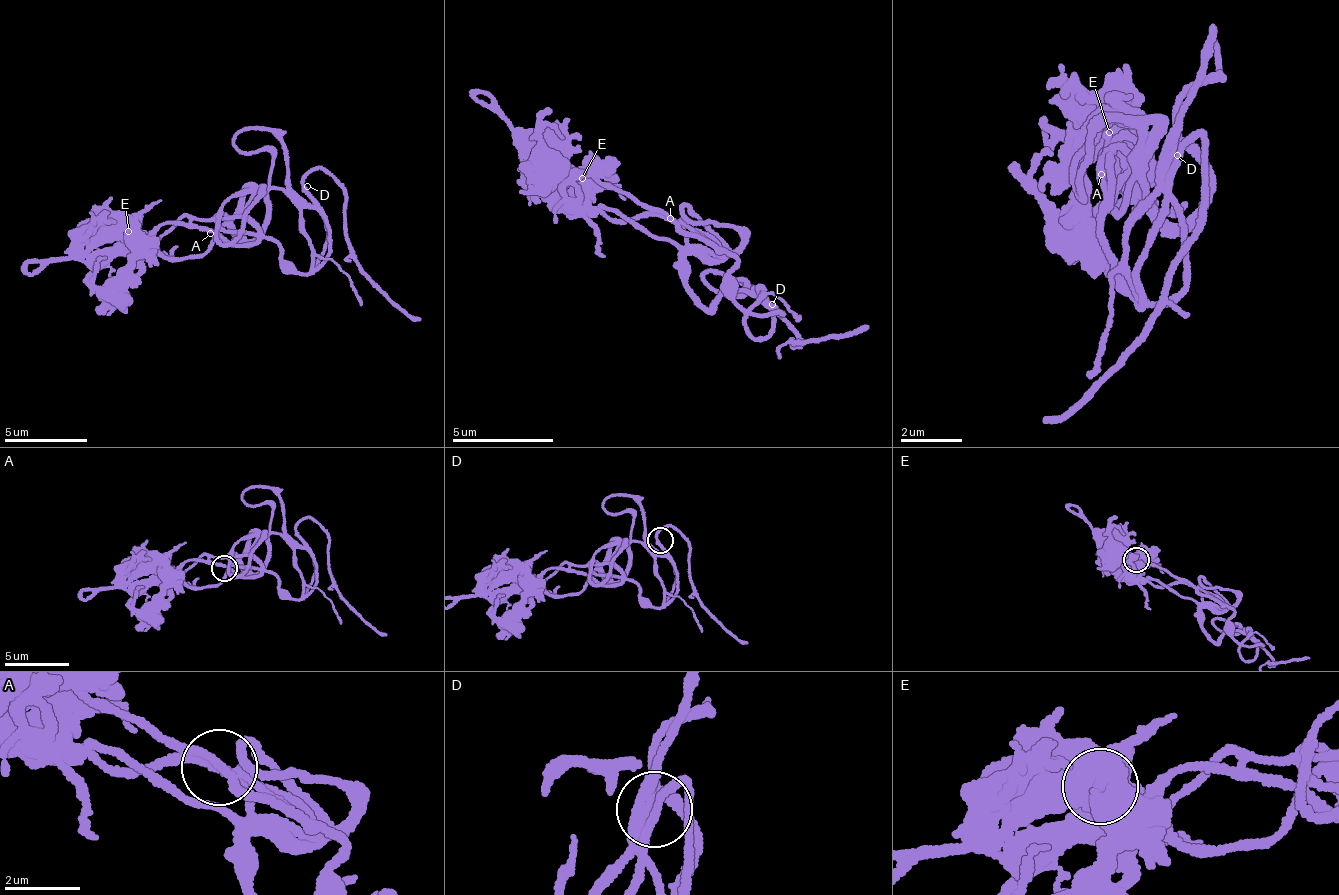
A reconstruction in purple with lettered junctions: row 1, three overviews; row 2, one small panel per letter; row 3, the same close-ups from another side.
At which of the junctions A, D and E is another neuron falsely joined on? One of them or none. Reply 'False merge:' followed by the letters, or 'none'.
False merge: none

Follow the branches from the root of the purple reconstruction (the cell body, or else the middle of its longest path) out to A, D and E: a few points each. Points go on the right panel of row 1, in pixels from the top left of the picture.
A: (1206, 195), (1176, 225), (1169, 224), (1157, 213), (1149, 186), (1126, 149), (1119, 149), (1105, 162), (1101, 174)
D: (1206, 195), (1206, 166), (1186, 146), (1169, 157), (1173, 160), (1177, 155)
E: (1206, 195), (1169, 224), (1157, 220), (1140, 180), (1133, 180), (1116, 213), (1109, 202), (1129, 174), (1112, 134)

